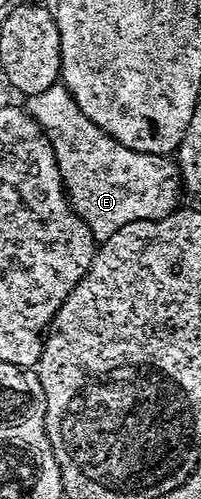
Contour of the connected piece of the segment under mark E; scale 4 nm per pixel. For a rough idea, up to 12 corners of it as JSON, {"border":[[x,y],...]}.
{"border":[[63,82],[26,110],[98,241],[177,210],[167,156],[114,141]]}

